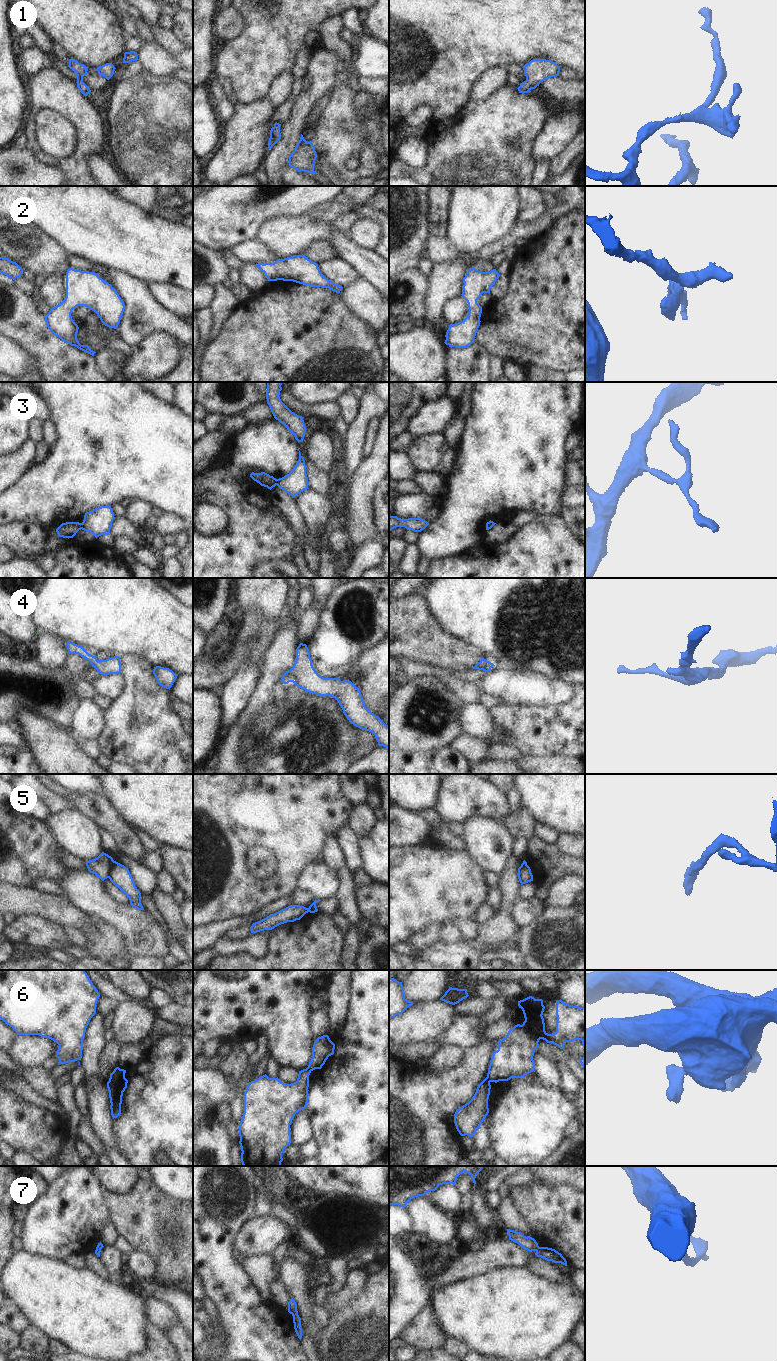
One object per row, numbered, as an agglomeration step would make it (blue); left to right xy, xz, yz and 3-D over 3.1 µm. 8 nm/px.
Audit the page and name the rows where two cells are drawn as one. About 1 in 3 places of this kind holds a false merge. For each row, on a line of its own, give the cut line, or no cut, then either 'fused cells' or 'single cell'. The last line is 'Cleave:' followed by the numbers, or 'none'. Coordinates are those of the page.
1: cut none; single cell
2: cut none; single cell
3: cut xy (80, 523), (82, 528); fused cells
4: cut none; single cell
5: cut xy (113, 860), (107, 877); fused cells
6: cut yz (486, 1077), (489, 1083); fused cells
7: cut none; single cell
Cleave: 3, 5, 6

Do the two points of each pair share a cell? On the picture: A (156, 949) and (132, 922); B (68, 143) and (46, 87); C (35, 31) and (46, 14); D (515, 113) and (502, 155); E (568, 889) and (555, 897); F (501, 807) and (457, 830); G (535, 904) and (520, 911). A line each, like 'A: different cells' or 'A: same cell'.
A: same cell
B: different cells
C: different cells
D: same cell
E: same cell
F: different cells
G: same cell

